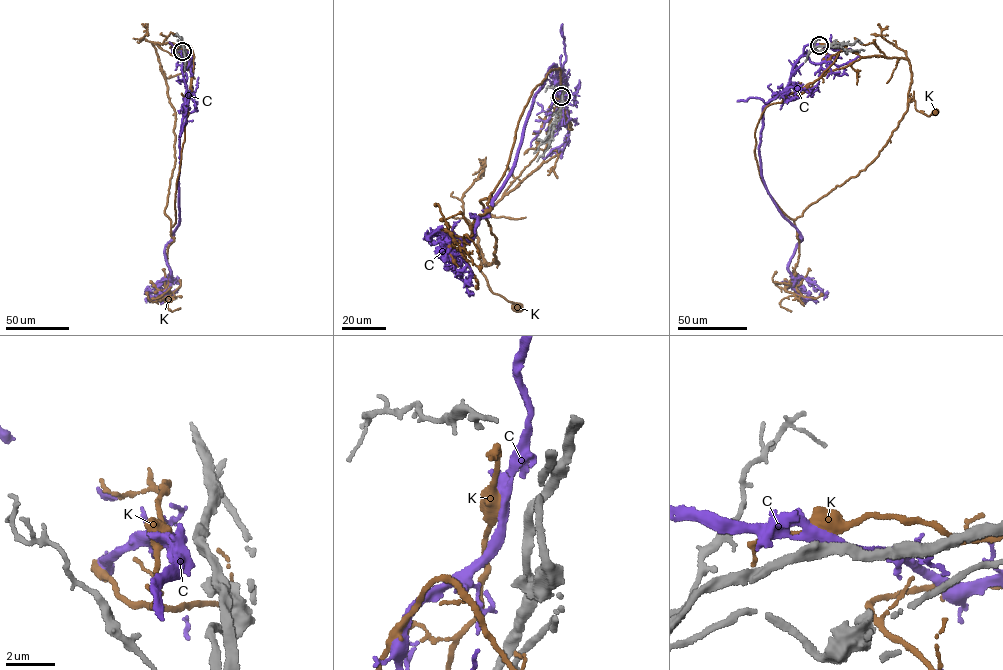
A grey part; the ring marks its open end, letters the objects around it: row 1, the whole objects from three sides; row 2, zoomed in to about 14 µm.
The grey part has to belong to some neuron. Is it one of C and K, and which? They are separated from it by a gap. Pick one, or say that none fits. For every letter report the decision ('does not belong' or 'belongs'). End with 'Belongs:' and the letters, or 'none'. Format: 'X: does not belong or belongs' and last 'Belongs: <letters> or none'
C: belongs
K: does not belong
Belongs: C

